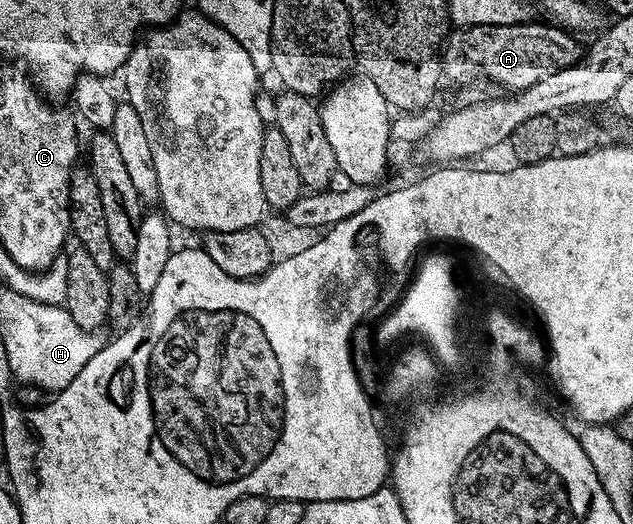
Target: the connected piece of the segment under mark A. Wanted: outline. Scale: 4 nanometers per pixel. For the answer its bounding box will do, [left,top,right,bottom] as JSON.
[442,19,582,91]

